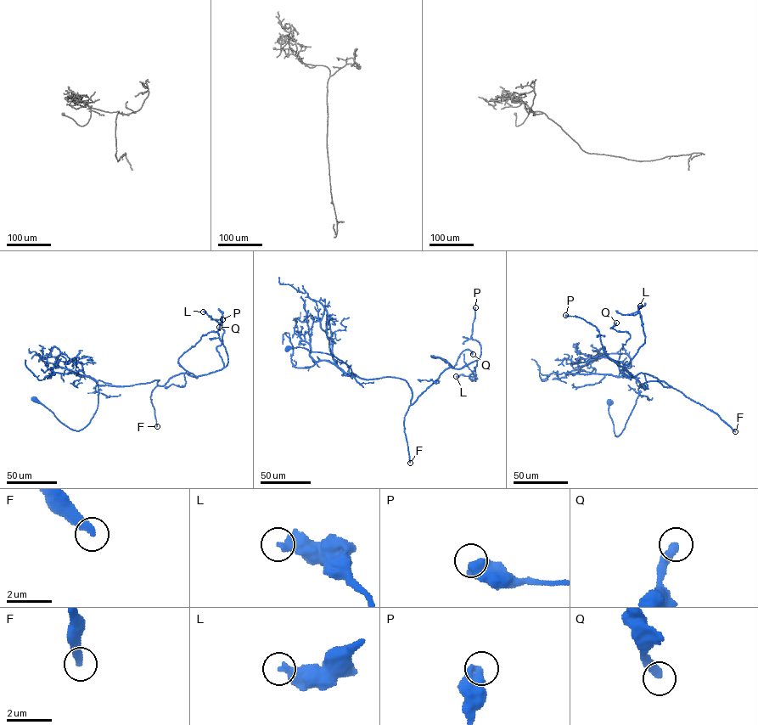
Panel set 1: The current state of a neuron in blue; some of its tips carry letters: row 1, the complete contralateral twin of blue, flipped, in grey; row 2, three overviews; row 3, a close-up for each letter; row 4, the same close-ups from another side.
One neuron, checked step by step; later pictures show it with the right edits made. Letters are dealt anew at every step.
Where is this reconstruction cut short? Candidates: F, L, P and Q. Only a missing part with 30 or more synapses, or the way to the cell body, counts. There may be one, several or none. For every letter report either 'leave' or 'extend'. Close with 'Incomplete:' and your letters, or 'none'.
F: extend
L: leave
P: leave
Q: leave
Incomplete: F

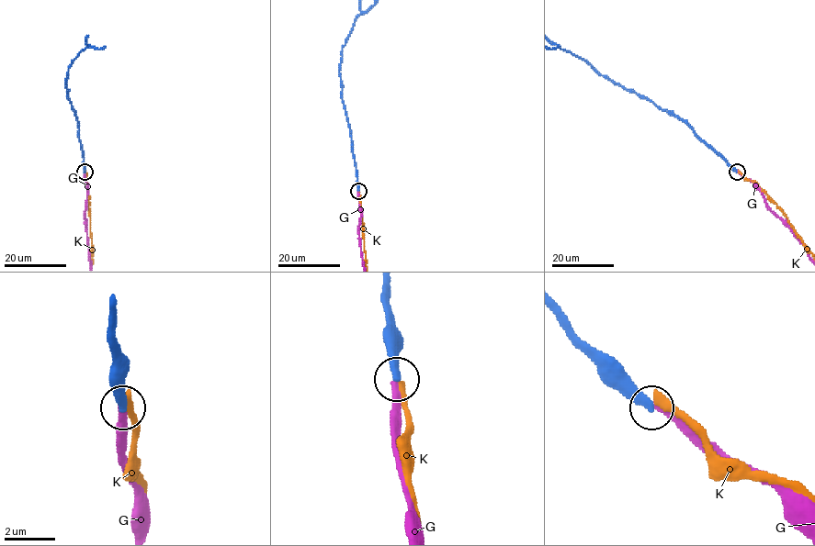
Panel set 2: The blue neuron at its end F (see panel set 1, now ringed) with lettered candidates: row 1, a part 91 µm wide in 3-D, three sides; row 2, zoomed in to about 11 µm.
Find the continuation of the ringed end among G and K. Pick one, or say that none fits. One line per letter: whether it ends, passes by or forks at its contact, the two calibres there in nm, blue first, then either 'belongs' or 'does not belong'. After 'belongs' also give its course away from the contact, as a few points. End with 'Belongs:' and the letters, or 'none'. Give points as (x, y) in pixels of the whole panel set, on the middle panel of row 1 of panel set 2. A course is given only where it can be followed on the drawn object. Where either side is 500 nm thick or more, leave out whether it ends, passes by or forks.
G: it ends; calibres 360 and 400 nm; does not belong
K: it ends; calibres 360 and 300 nm; does not belong
Belongs: none

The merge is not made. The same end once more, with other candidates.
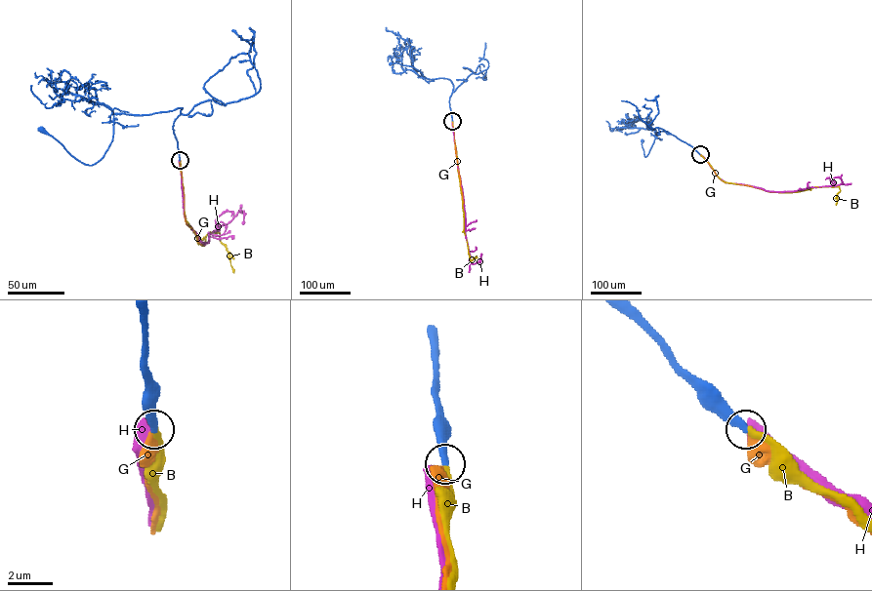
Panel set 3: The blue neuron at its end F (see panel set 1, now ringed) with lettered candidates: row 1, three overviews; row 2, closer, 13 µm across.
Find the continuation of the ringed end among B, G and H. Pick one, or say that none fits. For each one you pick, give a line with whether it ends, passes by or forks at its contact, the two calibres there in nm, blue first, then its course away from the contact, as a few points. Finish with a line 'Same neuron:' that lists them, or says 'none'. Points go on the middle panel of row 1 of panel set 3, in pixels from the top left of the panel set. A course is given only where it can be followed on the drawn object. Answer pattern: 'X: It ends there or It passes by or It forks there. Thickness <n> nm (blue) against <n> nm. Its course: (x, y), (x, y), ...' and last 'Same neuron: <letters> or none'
B: It ends there. Thickness 340 nm (blue) against 280 nm. Its course: (452, 121), (463, 231), (471, 260), (477, 256)
Same neuron: B

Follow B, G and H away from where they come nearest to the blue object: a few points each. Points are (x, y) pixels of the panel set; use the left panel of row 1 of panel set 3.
B: (180, 160), (186, 221), (202, 245), (208, 233), (219, 231), (233, 272)
G: (180, 160), (186, 222), (203, 246)
H: (180, 160), (184, 214), (201, 242), (244, 211), (242, 224)

